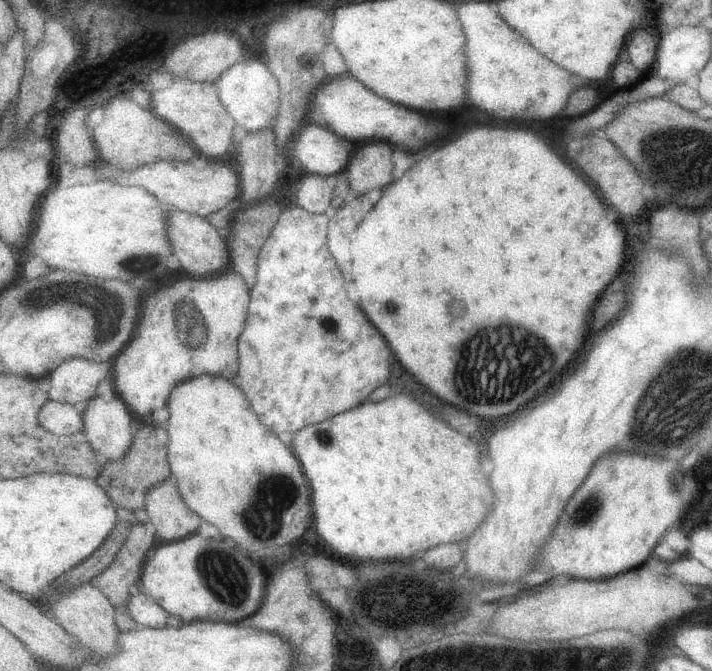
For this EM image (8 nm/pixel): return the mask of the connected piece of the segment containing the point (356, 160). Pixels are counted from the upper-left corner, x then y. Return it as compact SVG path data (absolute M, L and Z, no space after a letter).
M369 142L353 152L349 178L353 192L363 196L371 190L387 190L395 184L393 178L393 146L389 142Z

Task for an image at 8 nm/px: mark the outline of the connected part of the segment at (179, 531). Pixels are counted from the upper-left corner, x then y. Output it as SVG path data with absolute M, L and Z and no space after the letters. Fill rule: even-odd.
M167 480L165 484L155 486L147 496L145 510L151 518L151 526L157 528L157 540L187 540L197 534L205 520L193 512L193 508L189 508L175 480Z

